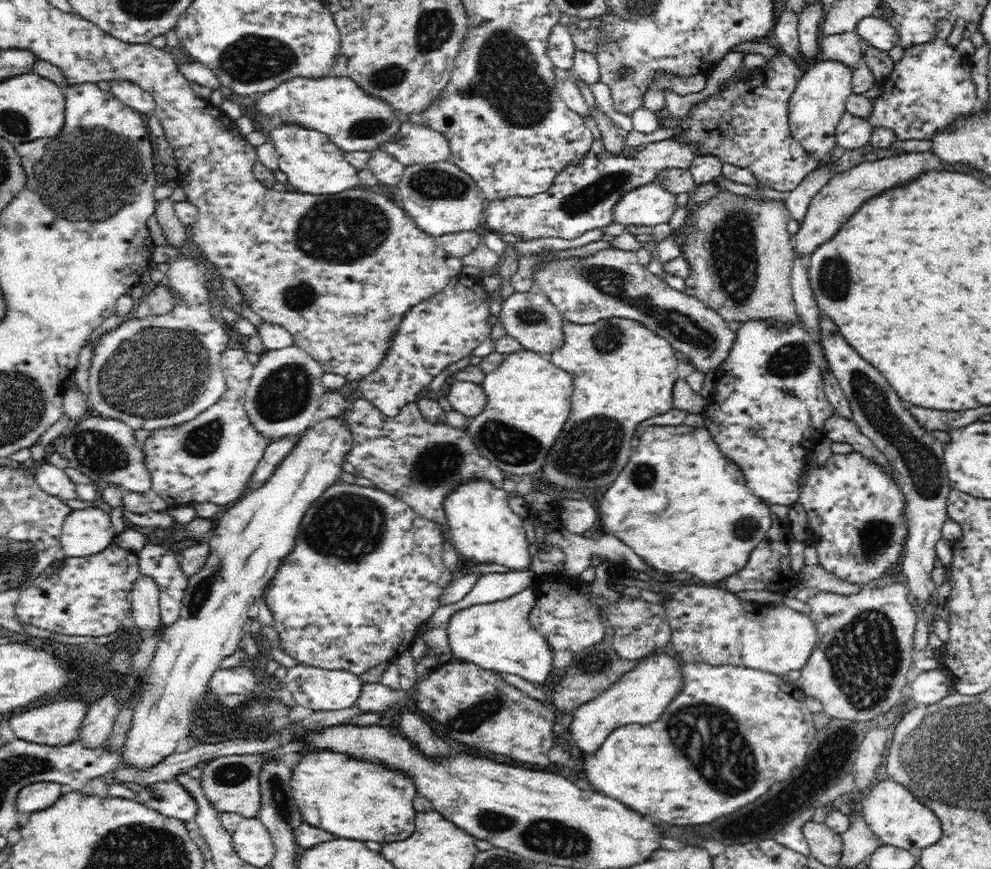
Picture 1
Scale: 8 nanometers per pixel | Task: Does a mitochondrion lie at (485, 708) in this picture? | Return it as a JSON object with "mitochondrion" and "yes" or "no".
{"mitochondrion":"yes"}

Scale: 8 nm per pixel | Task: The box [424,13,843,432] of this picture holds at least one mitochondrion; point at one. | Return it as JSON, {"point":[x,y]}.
{"point":[507,75]}

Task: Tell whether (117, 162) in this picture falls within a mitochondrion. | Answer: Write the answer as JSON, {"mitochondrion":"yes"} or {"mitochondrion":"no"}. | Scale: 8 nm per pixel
{"mitochondrion":"yes"}

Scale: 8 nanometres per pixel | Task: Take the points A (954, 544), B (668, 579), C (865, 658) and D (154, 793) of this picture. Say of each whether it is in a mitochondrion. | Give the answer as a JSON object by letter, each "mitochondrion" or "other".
{"A":"other","B":"other","C":"mitochondrion","D":"mitochondrion"}

